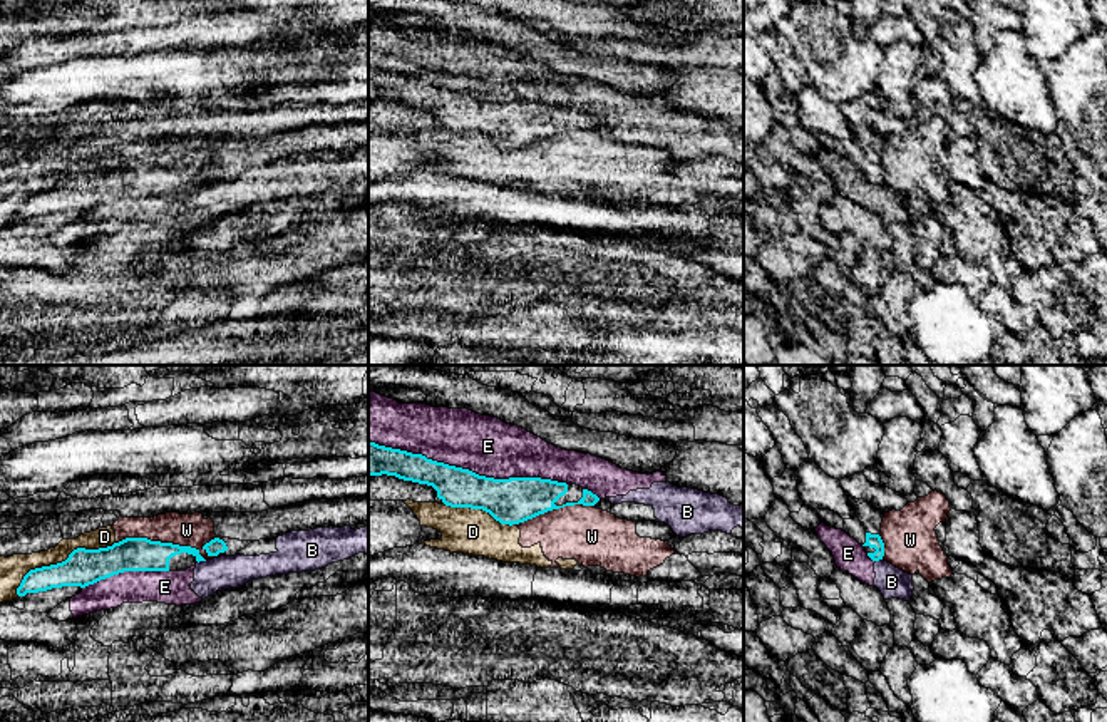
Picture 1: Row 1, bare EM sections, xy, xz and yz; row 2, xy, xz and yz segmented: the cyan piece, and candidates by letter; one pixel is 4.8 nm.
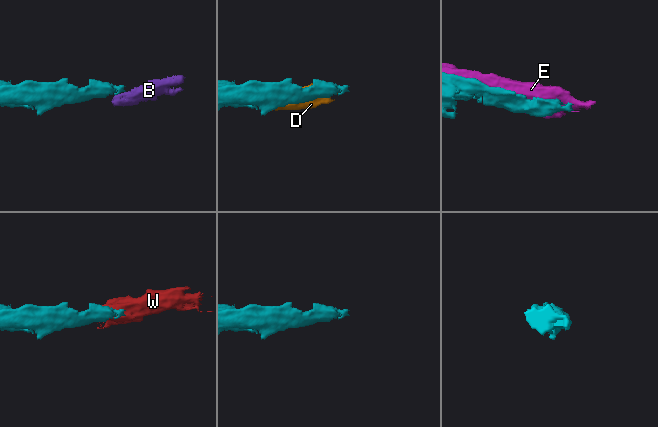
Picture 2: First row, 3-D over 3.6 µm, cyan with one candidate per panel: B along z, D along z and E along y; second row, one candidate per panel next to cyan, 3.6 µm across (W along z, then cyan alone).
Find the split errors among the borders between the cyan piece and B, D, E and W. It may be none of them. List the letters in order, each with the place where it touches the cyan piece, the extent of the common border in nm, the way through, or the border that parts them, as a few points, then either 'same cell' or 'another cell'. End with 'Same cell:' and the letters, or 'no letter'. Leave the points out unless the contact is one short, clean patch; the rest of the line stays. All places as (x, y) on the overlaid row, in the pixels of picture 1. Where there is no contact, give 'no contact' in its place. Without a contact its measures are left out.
B: contact xy (201, 560); length 50 nm; border xy (206, 560), (198, 563); another cell
D: contact xy (62, 562); length 550 nm; another cell
E: contact xz (468, 469); length 1000 nm; another cell
W: contact xy (166, 543); length 500 nm; border xy (116, 541), (149, 538), (203, 548), (216, 556); another cell
Same cell: no letter

